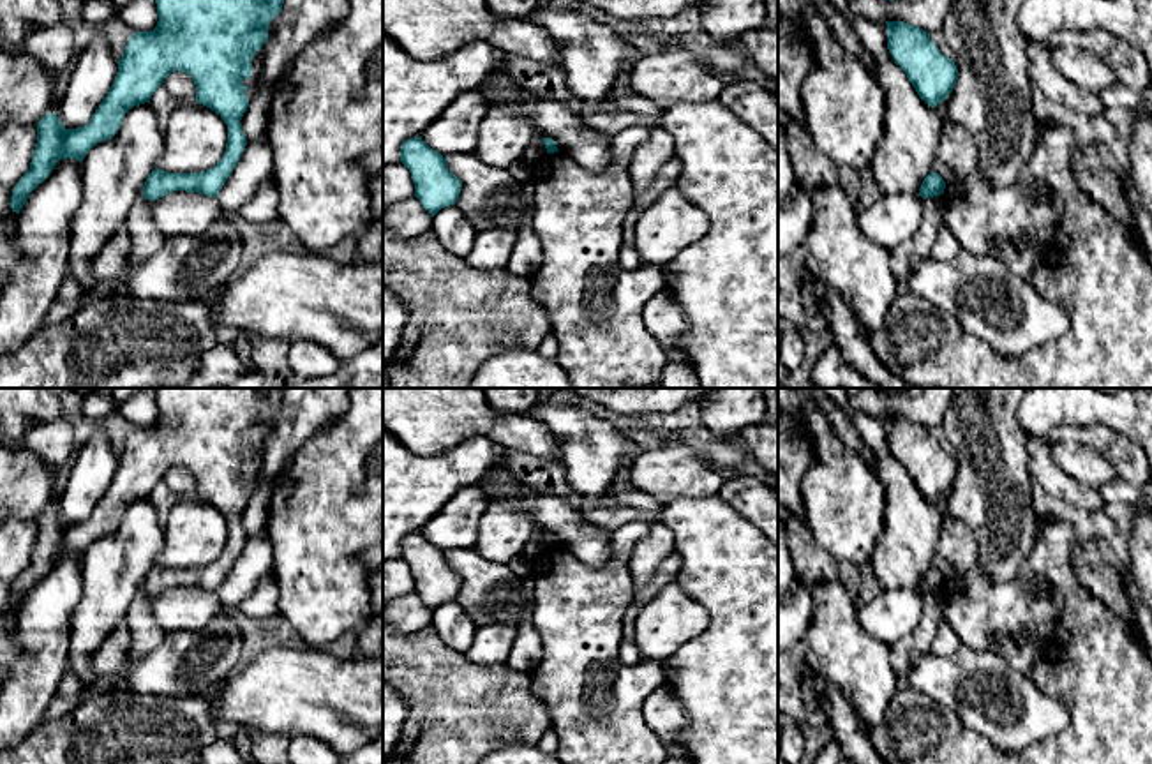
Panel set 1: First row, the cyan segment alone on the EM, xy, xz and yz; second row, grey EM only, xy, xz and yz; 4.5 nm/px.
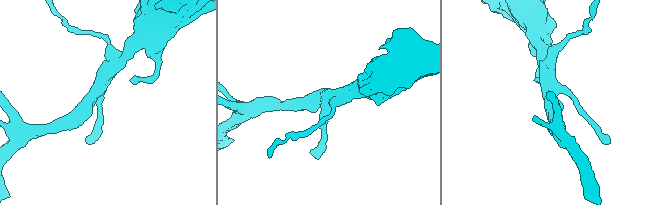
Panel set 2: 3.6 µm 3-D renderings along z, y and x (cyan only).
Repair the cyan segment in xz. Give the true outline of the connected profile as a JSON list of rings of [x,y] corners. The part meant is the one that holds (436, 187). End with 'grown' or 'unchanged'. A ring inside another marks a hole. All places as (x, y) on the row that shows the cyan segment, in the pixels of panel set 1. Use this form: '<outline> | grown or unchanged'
[[[422,136],[409,138],[400,146],[400,162],[411,173],[415,196],[430,217],[455,205],[462,189],[460,180],[446,168],[446,161]]] | unchanged

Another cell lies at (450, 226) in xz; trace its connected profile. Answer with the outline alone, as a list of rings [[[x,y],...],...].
[[[455,203],[441,208],[432,217],[432,233],[438,236],[446,251],[459,258],[466,258],[468,252],[473,249],[478,231],[471,226],[471,222]]]

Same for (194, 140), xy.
[[[192,102],[178,104],[164,131],[164,154],[157,164],[168,173],[201,173],[224,155],[228,125],[210,108]]]

